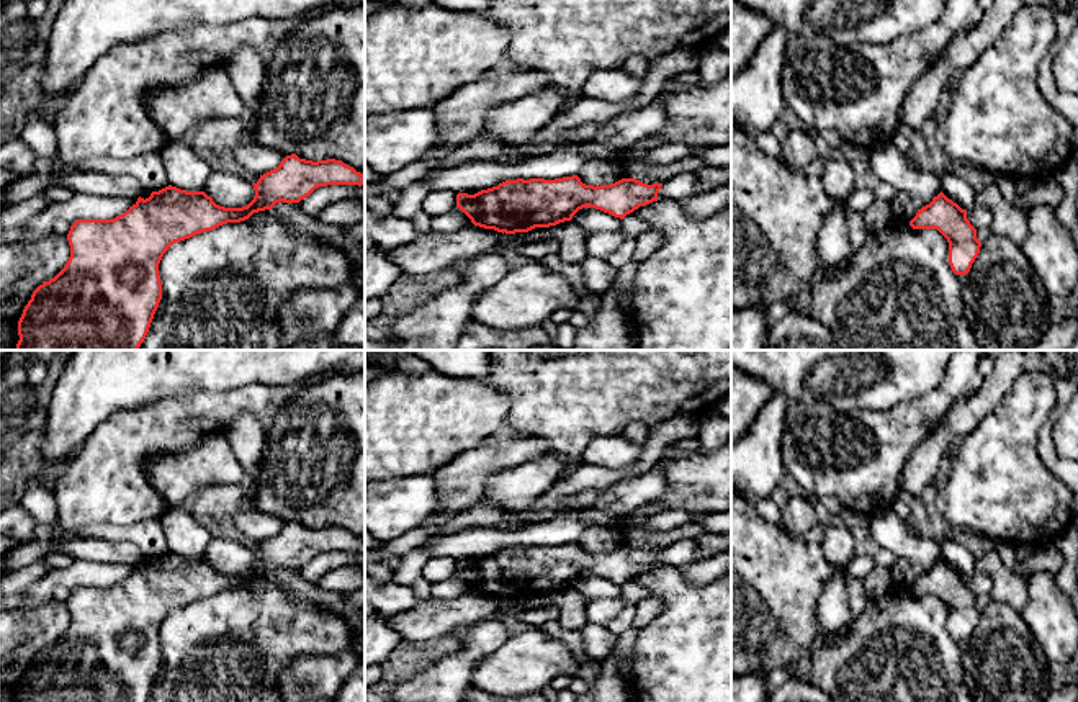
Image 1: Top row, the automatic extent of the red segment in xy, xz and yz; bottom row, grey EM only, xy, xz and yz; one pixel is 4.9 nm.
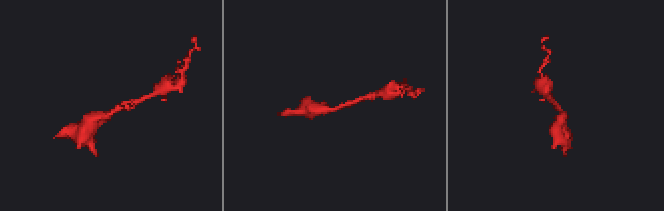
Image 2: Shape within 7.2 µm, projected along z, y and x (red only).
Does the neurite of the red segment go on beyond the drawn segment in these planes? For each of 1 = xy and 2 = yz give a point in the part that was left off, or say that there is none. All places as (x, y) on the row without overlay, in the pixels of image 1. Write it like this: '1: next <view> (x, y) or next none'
1: next none
2: next none

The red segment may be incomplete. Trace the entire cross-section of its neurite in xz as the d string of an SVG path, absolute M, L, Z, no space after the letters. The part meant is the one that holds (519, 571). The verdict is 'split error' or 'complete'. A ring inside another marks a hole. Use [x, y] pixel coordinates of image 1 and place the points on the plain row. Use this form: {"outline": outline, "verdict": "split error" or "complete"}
{"outline": "M577 542L555 547L517 545L474 561L458 560L456 573L474 592L515 601L571 587L587 573L623 586L640 573L658 568L661 553L663 550L648 551L636 545L600 553L586 551Z", "verdict": "complete"}

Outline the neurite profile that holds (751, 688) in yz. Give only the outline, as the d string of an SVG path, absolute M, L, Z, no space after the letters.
M762 673L731 676L731 702L766 702L769 694Z

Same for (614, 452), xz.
M597 435L581 455L581 463L609 470L625 470L641 460L645 443L633 443L623 435Z

